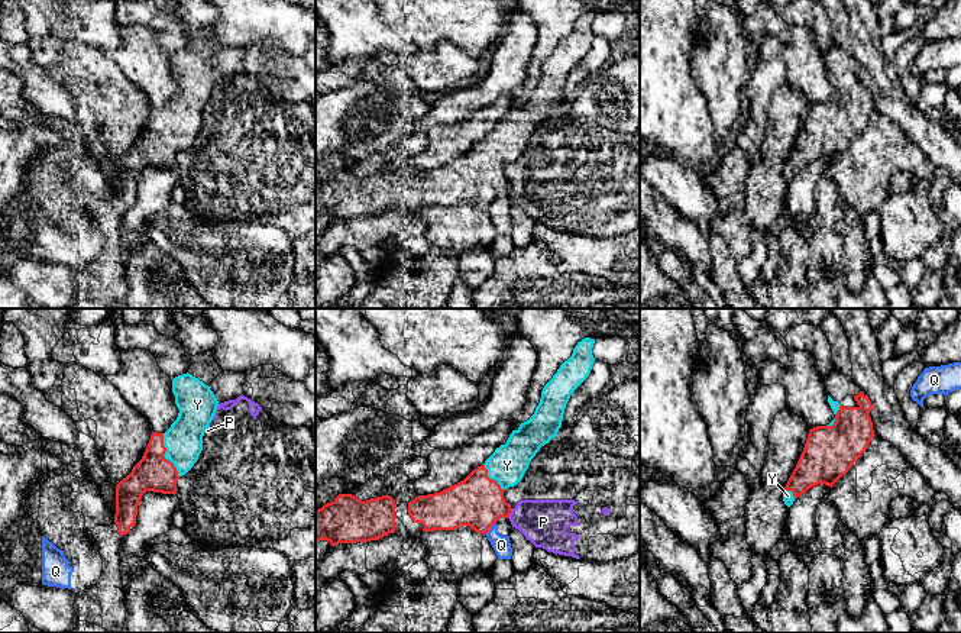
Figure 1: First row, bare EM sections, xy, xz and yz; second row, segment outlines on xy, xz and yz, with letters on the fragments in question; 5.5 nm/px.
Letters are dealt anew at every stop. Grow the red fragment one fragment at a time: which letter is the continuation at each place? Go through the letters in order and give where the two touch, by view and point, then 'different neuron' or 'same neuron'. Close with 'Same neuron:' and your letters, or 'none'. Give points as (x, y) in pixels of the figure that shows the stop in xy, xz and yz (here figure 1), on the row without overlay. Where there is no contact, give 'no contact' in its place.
P: xz (510, 189) | different neuron
Q: xz (491, 202) | different neuron
Y: xy (164, 129) | same neuron
Same neuron: Y

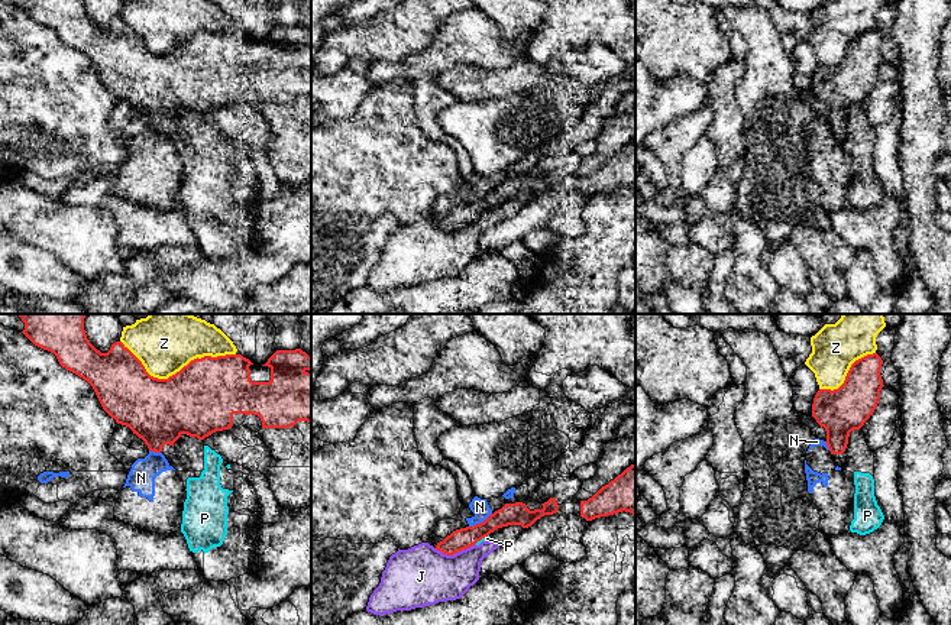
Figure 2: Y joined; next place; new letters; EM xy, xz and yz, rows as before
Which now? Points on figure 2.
J: xz (455, 229) | different neuron
N: xz (481, 198) | different neuron
P: xz (481, 214) | different neuron
Z: xy (175, 49) | different neuron
Same neuron: none

